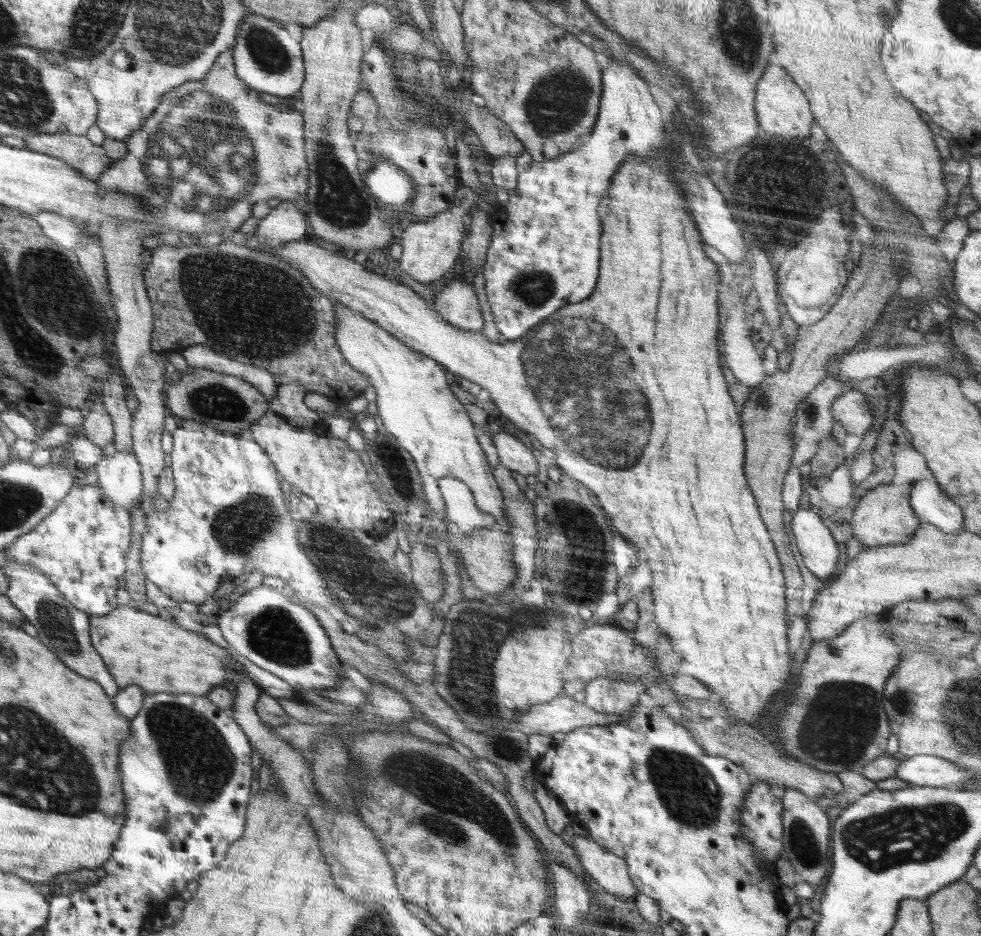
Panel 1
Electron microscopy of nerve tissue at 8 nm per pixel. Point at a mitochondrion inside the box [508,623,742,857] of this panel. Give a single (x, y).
(687, 790)

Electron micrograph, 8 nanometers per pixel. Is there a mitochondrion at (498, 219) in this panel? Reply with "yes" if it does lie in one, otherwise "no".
no

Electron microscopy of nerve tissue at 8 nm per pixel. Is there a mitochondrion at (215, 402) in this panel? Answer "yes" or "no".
yes

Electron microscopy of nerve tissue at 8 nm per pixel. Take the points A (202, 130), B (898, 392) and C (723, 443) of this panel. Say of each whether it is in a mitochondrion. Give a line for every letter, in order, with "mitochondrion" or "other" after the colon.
A: mitochondrion
B: other
C: other

